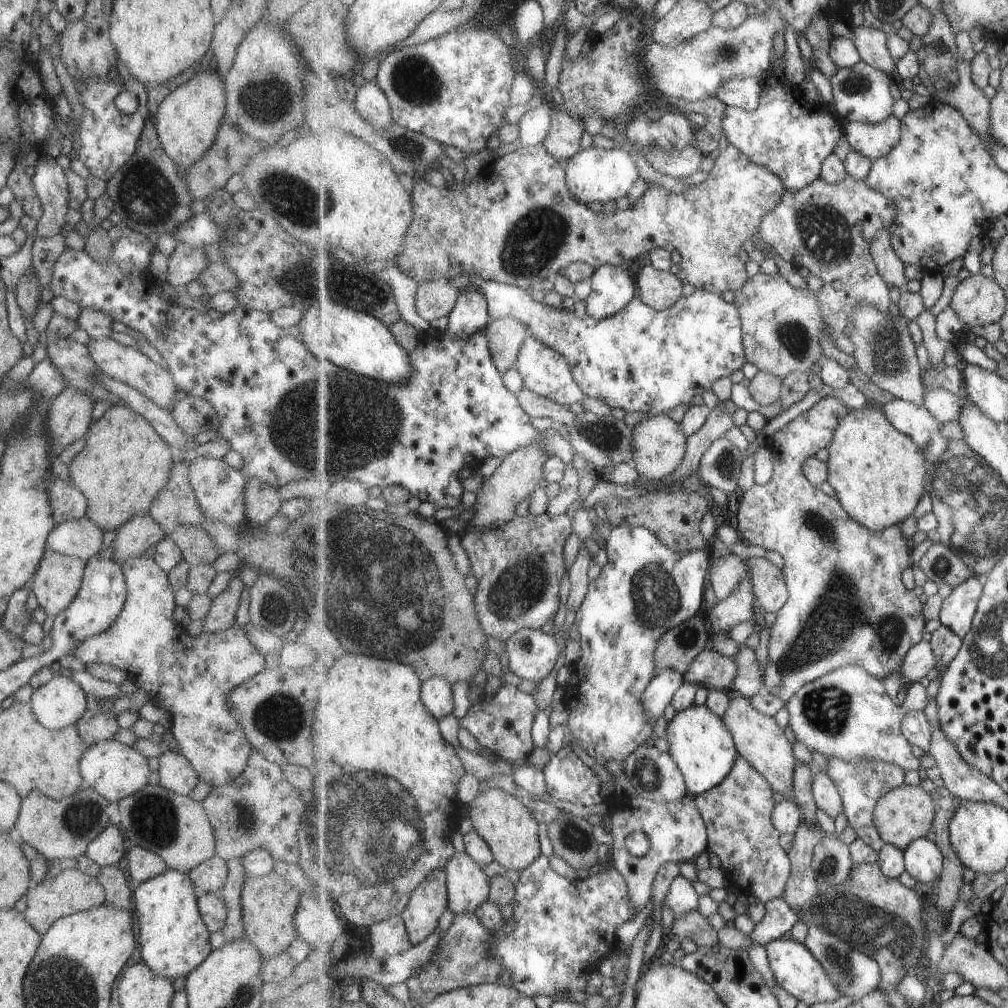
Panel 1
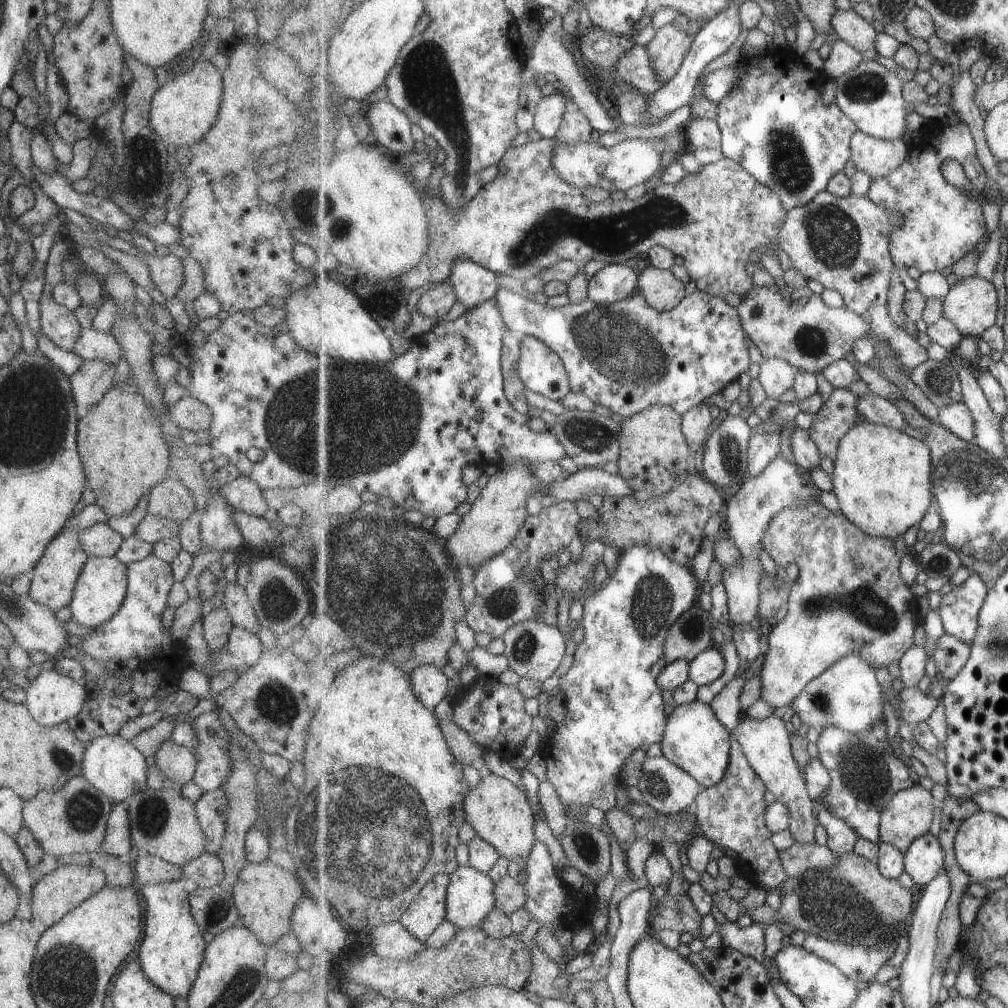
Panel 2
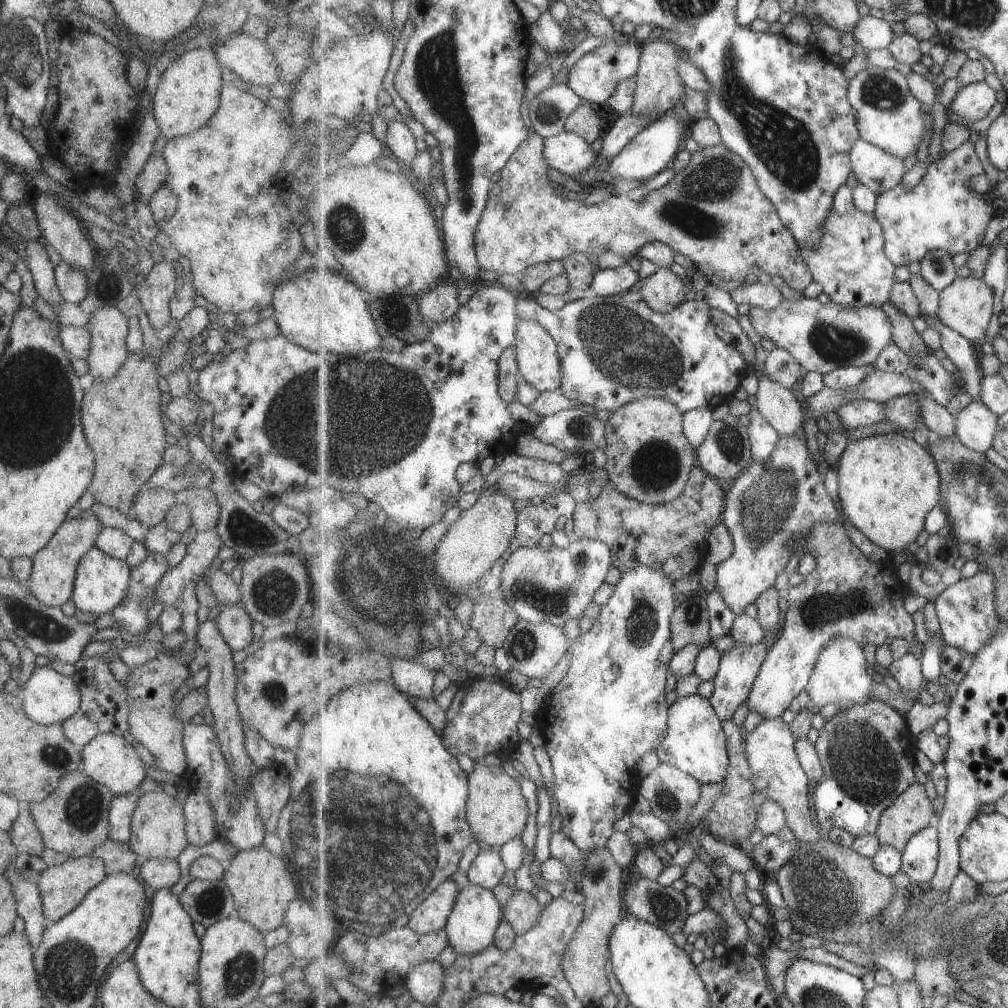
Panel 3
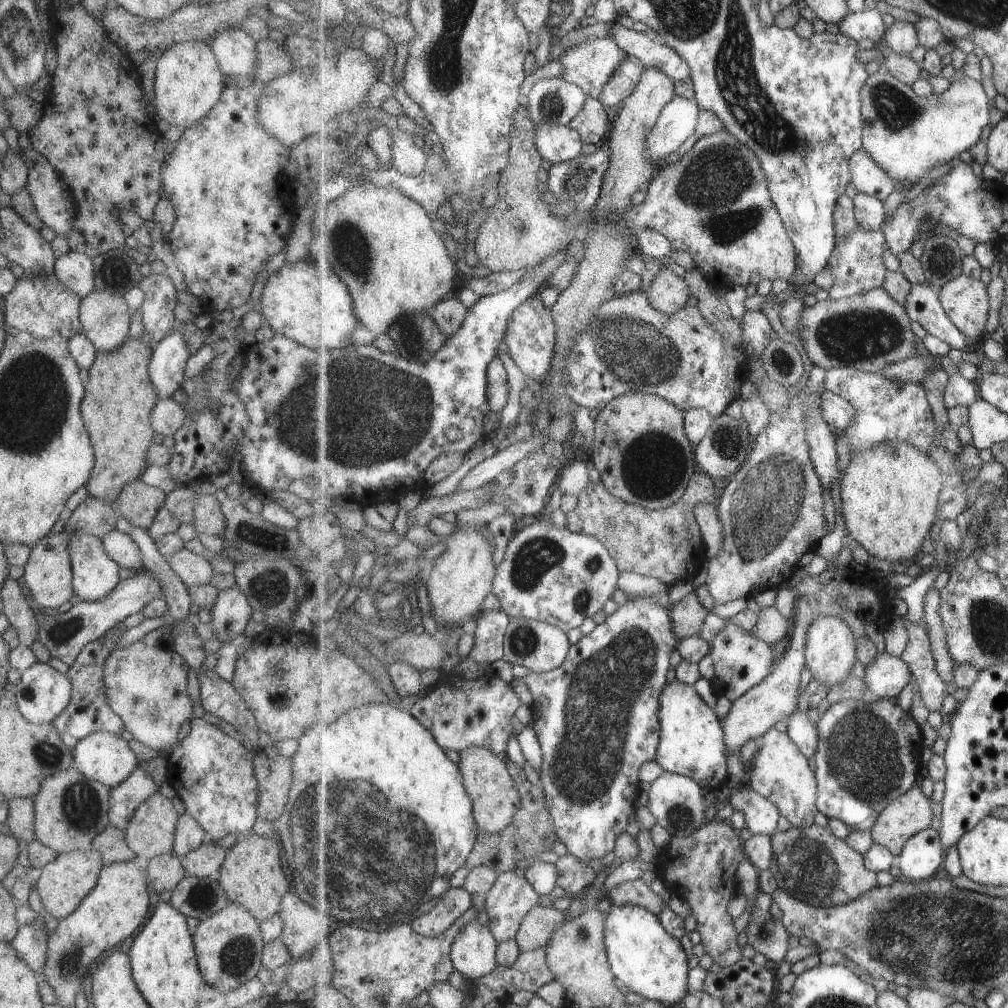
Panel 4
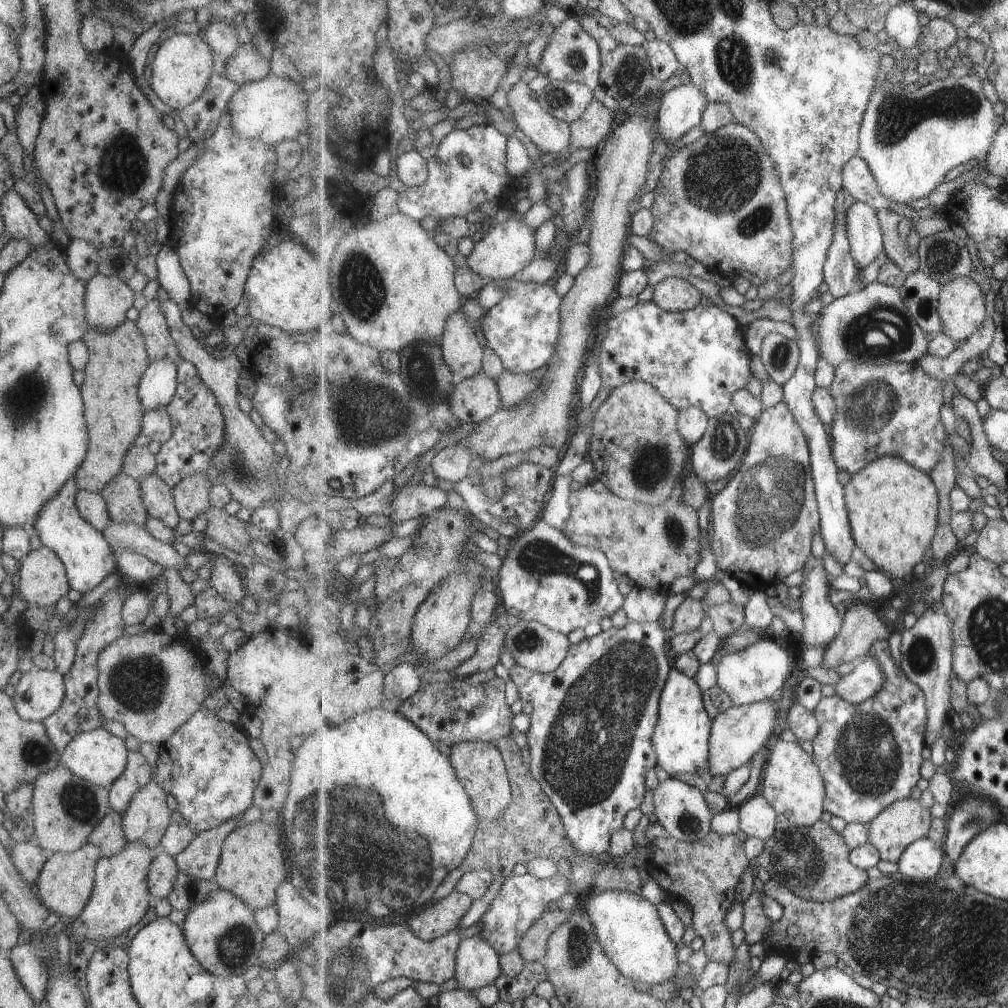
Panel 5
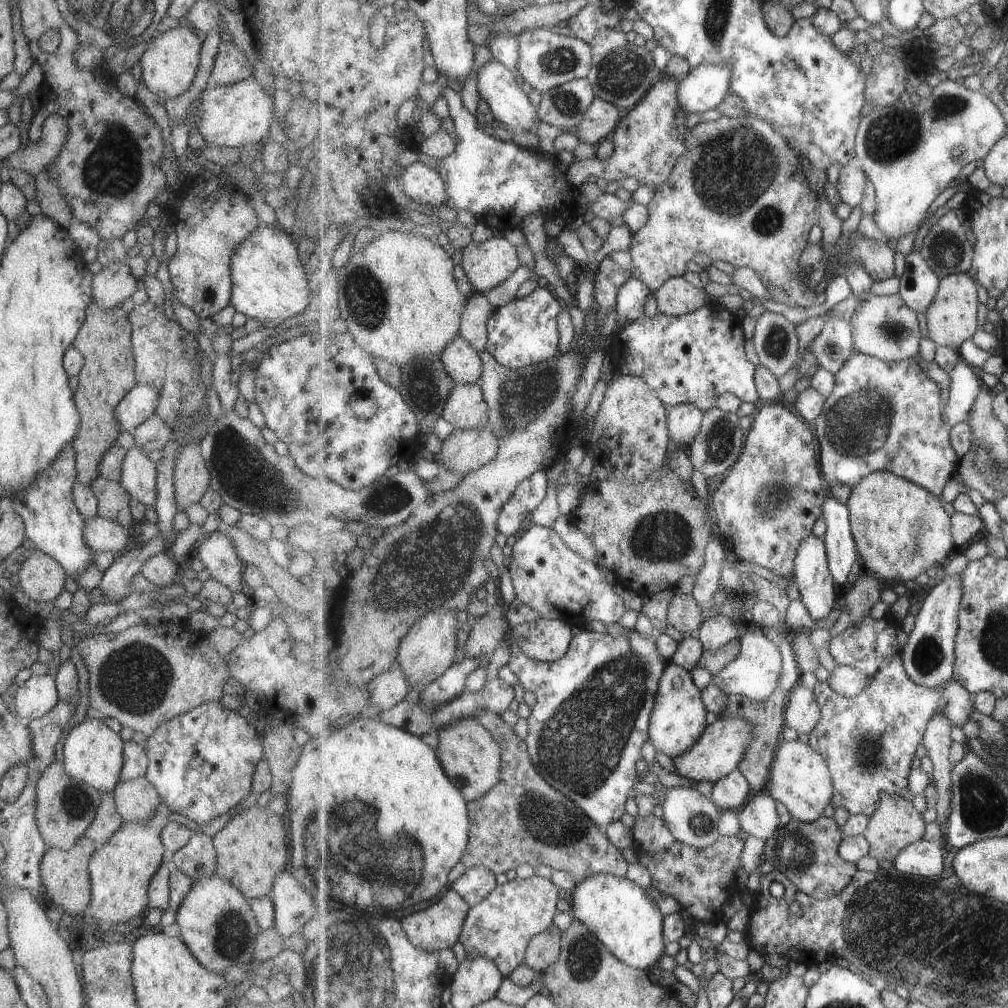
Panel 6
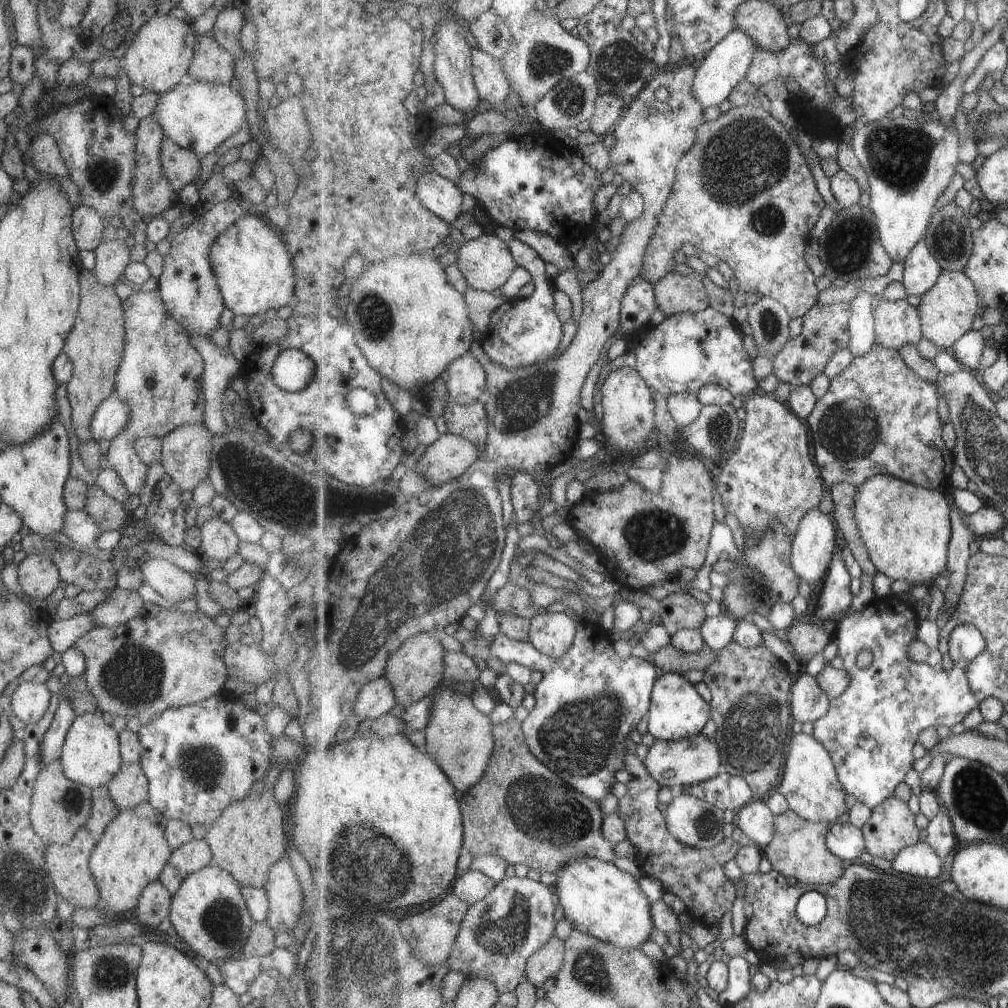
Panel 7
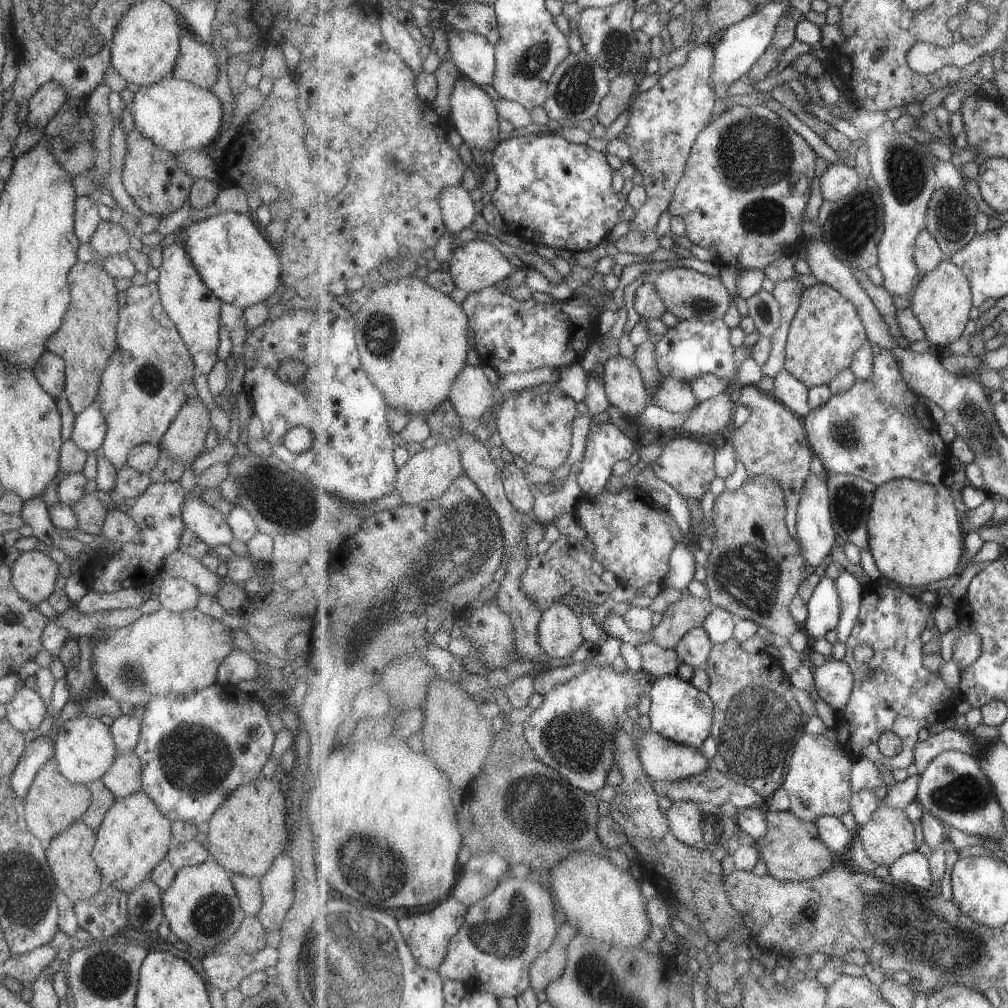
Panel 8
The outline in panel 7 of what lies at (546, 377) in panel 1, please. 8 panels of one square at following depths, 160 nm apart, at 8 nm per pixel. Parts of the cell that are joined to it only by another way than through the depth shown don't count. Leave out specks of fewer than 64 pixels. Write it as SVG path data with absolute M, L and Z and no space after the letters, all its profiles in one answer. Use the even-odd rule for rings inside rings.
M513 237L507 242L511 256L518 267L523 267L533 276L533 292L526 299L509 298L490 318L488 334L481 342L488 357L508 369L534 365L549 360L559 350L563 324L555 314L555 298L550 279L545 274L545 260L527 243Z

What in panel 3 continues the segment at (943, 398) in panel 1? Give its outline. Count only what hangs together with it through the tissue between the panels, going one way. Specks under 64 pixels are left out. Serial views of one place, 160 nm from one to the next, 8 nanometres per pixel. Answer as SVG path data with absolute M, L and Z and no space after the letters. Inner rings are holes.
M971 401L956 416L957 432L971 450L984 453L993 448L1000 416L981 401Z

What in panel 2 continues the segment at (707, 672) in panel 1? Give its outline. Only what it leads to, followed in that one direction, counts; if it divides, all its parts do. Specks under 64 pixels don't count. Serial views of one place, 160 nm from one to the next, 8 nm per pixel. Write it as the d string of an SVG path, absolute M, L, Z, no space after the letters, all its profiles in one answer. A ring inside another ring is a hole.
M717 646L706 648L690 662L690 678L699 686L715 682L726 669L726 660Z

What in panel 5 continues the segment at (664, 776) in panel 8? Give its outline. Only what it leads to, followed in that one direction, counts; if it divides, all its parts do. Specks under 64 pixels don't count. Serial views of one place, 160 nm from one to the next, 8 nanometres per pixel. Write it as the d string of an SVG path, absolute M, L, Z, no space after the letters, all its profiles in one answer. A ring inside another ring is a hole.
M773 696L761 702L751 703L748 705L734 705L724 713L719 713L717 718L712 719L712 737L711 745L711 762L710 773L712 776L725 776L737 770L740 766L749 763L751 758L757 754L758 750L764 748L767 742L773 741L773 726L777 726L777 708L774 705Z

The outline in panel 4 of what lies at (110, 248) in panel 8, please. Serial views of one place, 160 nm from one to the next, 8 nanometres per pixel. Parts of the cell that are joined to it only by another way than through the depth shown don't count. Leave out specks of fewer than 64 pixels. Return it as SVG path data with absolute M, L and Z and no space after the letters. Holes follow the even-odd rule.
M93 289L87 296L80 298L78 319L82 326L81 334L85 335L101 353L118 349L127 339L130 315L127 313L127 303L125 303L123 295Z

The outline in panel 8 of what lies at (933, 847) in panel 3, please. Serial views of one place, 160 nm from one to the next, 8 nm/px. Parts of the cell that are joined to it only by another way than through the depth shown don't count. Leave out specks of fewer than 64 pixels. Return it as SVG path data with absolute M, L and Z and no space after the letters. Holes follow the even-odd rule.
M917 850L904 854L889 867L889 873L895 881L911 883L919 889L931 888L933 875L930 865L930 858Z

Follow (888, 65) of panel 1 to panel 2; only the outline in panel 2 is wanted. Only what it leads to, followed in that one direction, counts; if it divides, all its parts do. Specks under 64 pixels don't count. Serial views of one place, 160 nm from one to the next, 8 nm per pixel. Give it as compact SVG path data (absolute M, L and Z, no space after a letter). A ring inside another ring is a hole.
M837 9L832 16L832 23L839 38L861 51L865 60L874 60L879 55L874 43L877 30L855 10Z

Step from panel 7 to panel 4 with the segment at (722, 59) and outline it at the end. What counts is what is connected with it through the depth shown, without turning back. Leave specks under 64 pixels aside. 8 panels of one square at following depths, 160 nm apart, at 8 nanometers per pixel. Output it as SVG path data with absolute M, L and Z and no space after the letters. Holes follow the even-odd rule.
M683 95L673 97L661 111L653 132L646 142L646 156L654 166L657 160L675 152L691 134L695 134L700 119L696 99Z

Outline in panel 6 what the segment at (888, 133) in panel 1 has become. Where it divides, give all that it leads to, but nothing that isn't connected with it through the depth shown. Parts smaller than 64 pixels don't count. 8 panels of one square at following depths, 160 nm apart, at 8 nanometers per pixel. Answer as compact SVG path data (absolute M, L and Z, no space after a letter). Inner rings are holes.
M855 162L841 167L835 186L841 202L850 204L852 207L859 206L863 202L868 182L868 174L862 170L860 163Z

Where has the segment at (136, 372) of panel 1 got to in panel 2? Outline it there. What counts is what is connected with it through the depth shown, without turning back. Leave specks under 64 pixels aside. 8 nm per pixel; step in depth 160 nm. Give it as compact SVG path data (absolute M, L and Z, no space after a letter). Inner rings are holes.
M81 328L75 338L72 352L83 361L102 360L117 364L121 356L121 346L108 331L101 332L94 329Z

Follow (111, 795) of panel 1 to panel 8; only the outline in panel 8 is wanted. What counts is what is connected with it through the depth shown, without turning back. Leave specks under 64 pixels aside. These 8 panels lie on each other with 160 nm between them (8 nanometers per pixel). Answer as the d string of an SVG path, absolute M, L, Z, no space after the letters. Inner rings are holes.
M81 715L56 726L56 730L58 735L53 743L52 756L58 764L59 772L69 782L78 785L85 785L89 781L101 778L117 754L109 727L105 726L100 719Z

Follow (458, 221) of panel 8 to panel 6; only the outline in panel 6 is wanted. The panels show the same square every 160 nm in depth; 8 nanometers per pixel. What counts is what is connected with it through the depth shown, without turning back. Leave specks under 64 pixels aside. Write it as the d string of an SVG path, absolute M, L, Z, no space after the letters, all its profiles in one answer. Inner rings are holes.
M417 161L405 168L399 180L402 190L413 201L432 208L447 206L447 185L437 168Z

